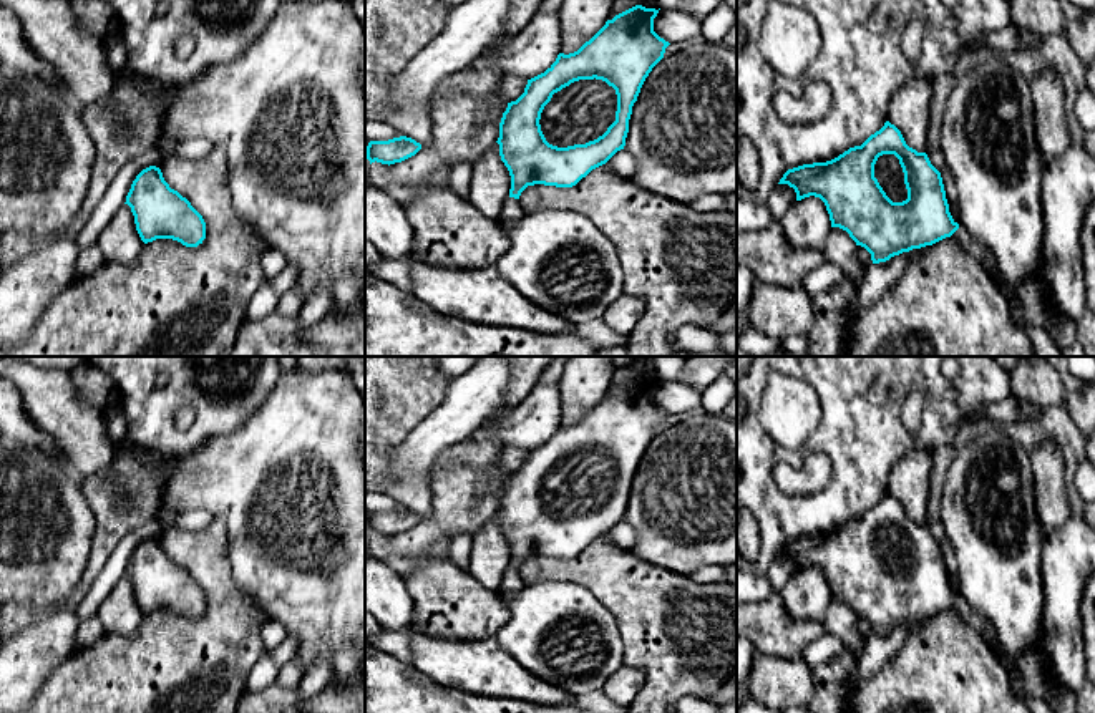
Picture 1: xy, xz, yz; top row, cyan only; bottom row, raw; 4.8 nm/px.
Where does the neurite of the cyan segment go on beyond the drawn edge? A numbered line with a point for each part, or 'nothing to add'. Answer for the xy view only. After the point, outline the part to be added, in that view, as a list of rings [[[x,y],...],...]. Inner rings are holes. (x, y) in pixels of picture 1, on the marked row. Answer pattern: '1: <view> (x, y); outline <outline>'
nothing to add

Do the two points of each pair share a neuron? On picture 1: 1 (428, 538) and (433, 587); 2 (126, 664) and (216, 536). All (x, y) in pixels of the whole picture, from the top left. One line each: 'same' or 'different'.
1: different
2: same

